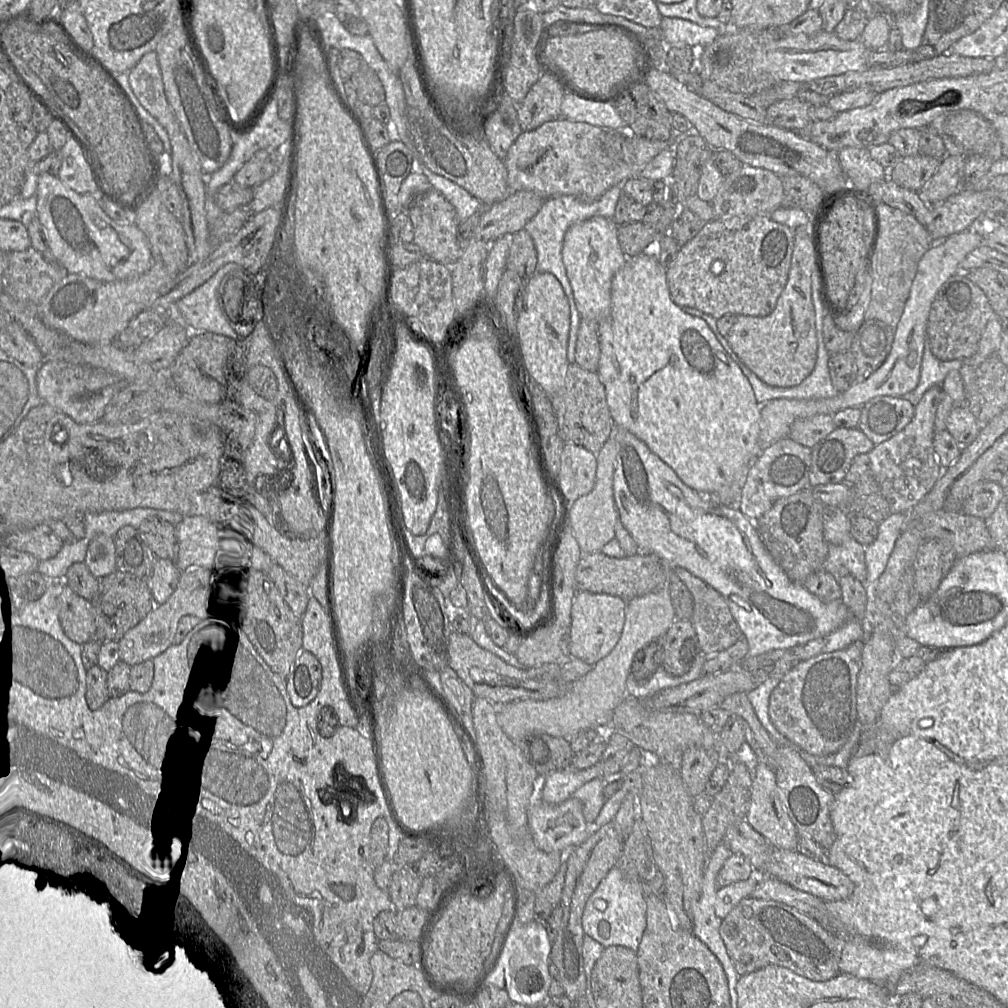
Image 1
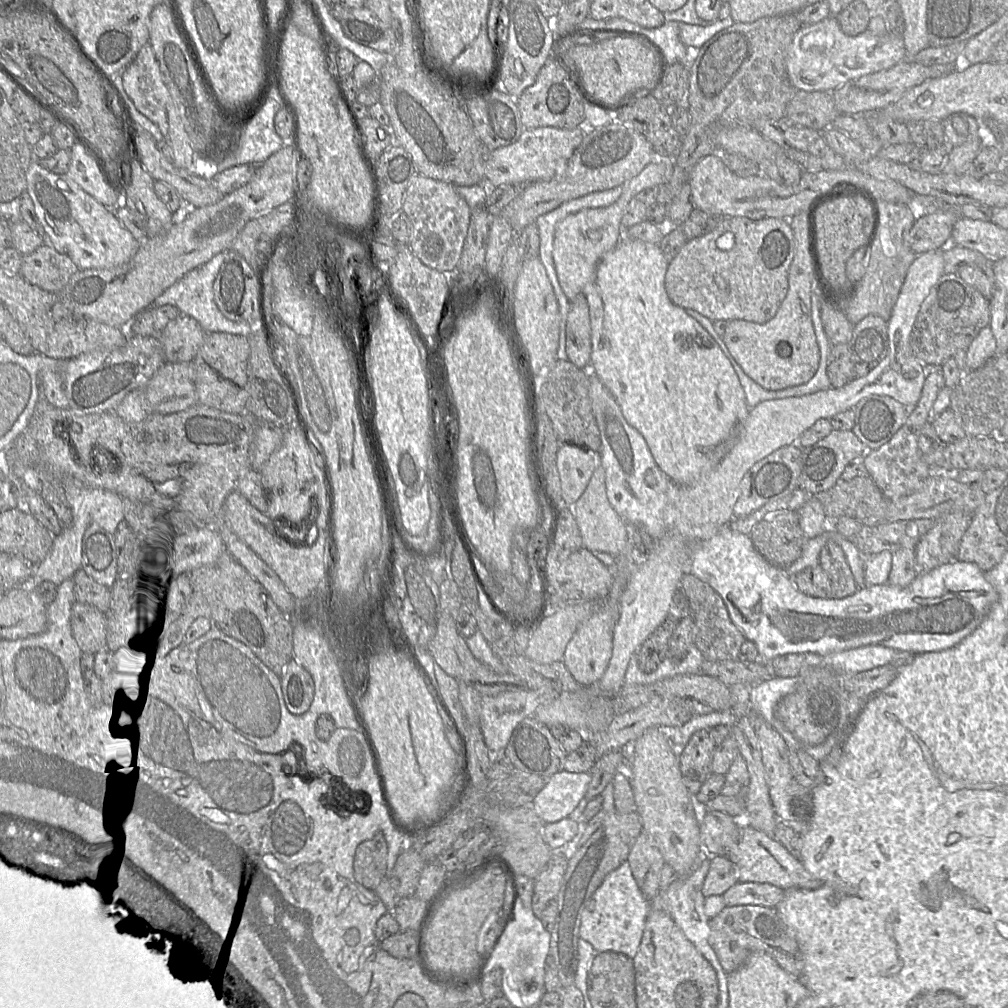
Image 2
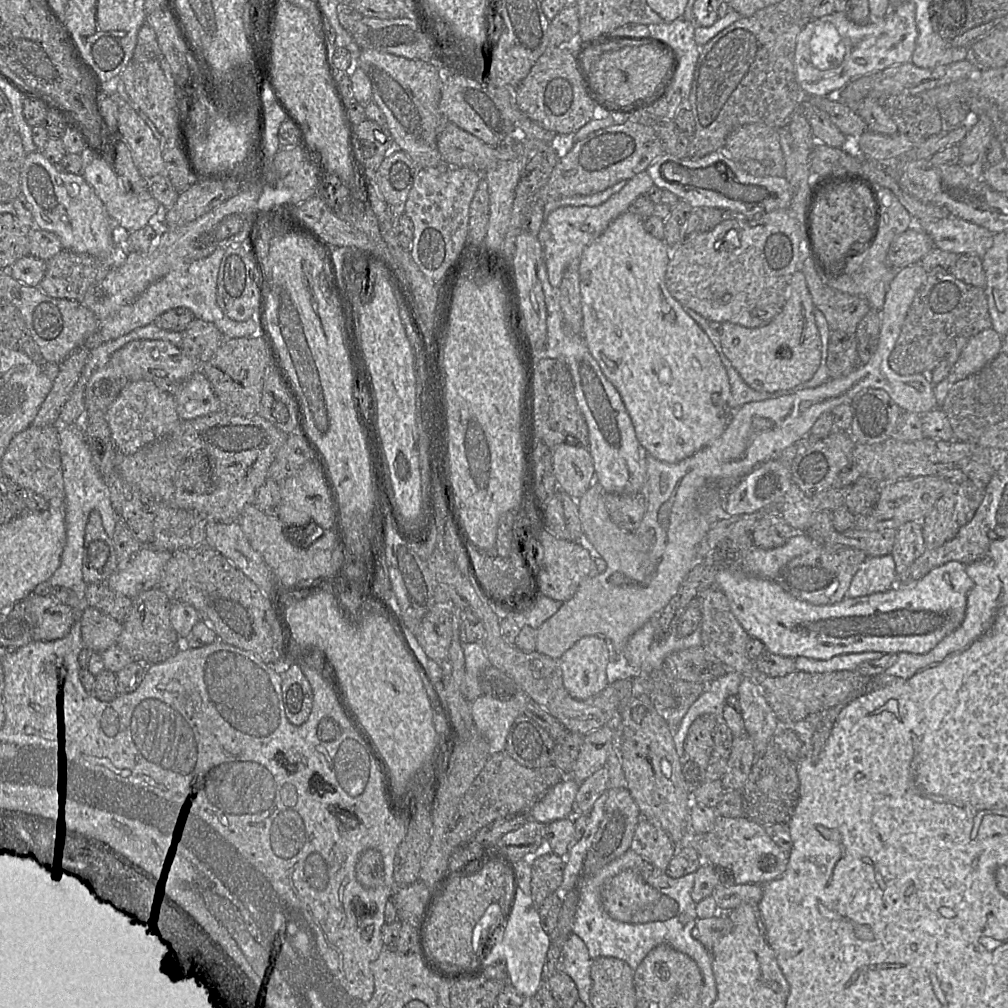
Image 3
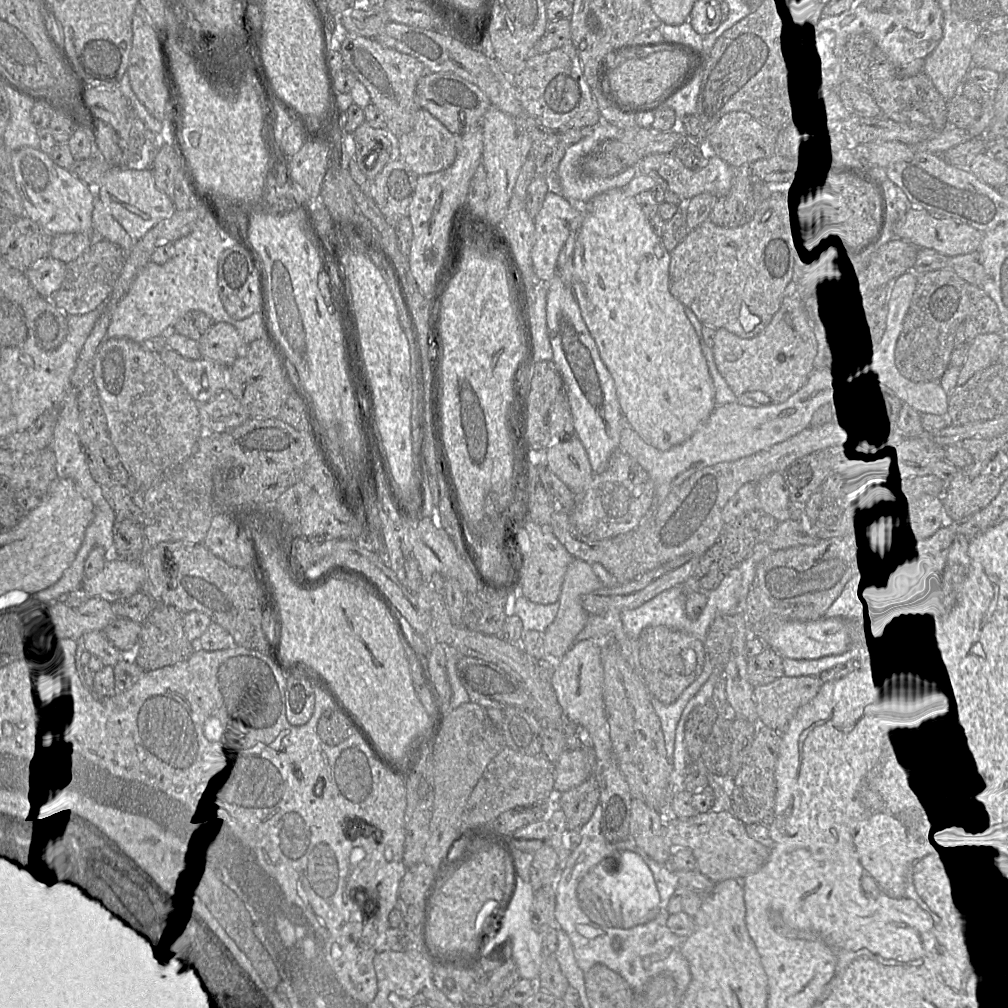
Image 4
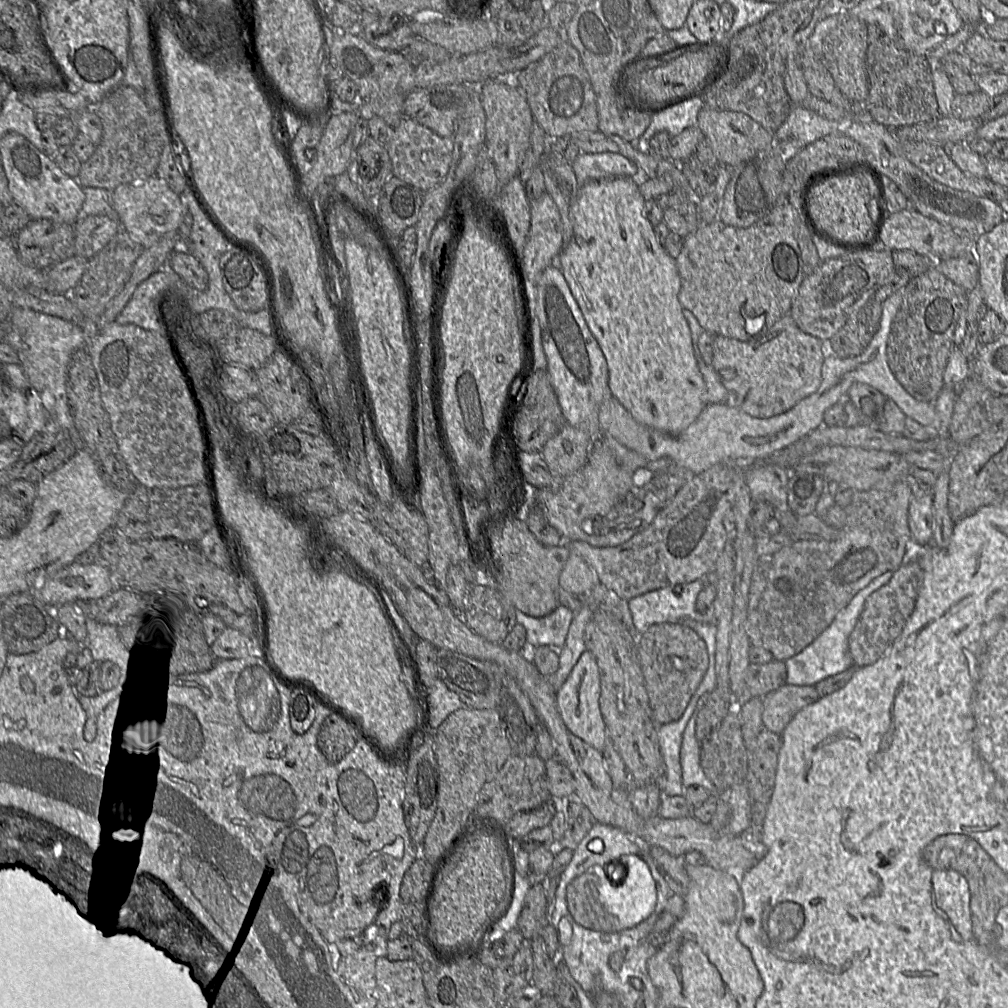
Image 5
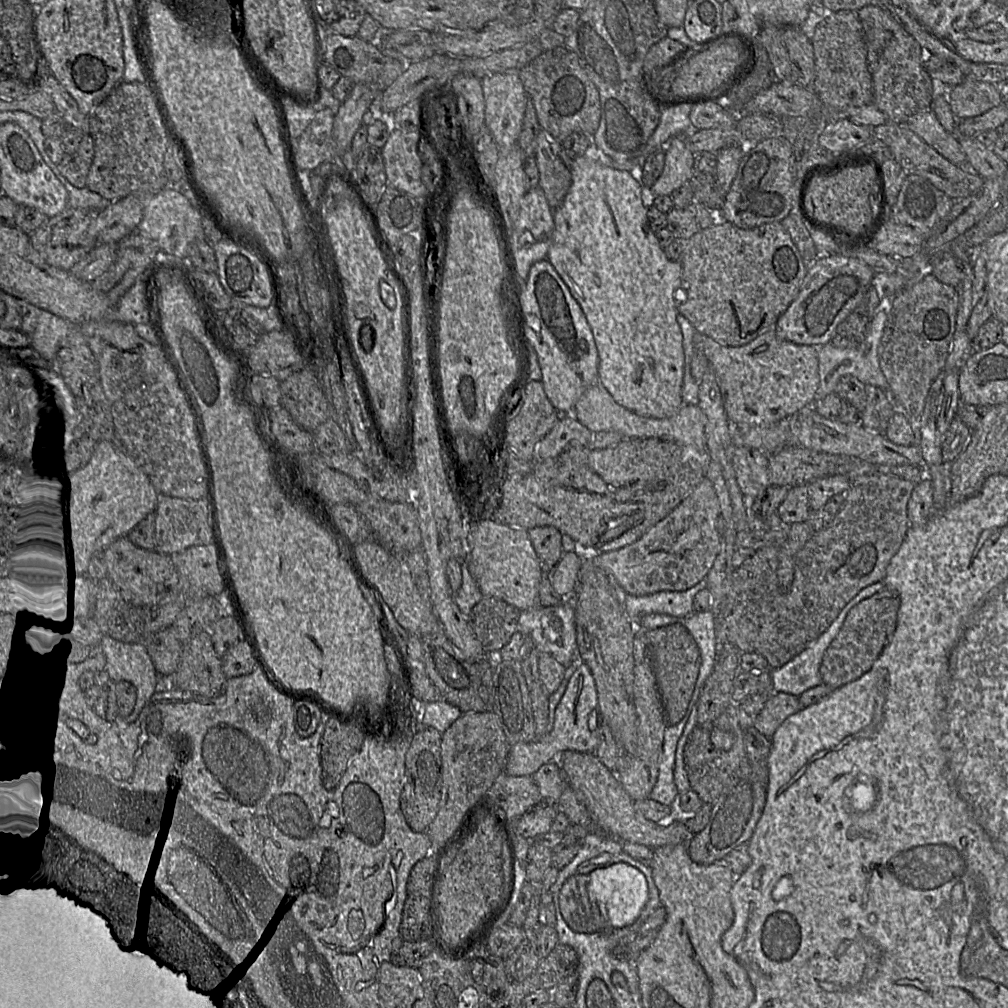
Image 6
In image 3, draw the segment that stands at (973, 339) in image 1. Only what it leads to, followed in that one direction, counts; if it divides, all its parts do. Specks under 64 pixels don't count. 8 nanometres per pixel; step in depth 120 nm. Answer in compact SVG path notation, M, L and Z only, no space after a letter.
M929 273L910 306L889 365L903 376L931 372L947 359L956 337L970 339L988 328L992 320L984 288L966 284L951 273Z

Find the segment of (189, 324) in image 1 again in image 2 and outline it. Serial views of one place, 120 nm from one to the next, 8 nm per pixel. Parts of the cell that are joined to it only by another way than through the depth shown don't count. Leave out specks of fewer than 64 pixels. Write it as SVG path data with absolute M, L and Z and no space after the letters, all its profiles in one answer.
M220 252L205 264L186 273L158 296L150 307L160 307L167 304L173 305L179 309L181 314L193 317L205 333L224 332L244 337L250 336L254 329L257 328L257 325L227 319L219 310L214 300L213 284L225 259L225 254L226 252Z

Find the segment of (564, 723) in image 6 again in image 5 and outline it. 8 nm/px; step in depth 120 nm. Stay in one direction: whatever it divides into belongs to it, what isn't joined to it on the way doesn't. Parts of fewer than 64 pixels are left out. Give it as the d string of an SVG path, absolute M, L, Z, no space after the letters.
M585 649L556 692L556 703L559 713L570 732L602 752L609 741L609 736L600 711L600 692L600 674L596 658L592 652Z

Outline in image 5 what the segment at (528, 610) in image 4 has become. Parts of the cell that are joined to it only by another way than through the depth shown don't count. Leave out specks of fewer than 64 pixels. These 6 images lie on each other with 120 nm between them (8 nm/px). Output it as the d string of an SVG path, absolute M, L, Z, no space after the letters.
M559 605L554 611L543 617L531 617L516 609L516 622L526 630L528 649L547 645L553 649L562 649L574 612L566 606Z

